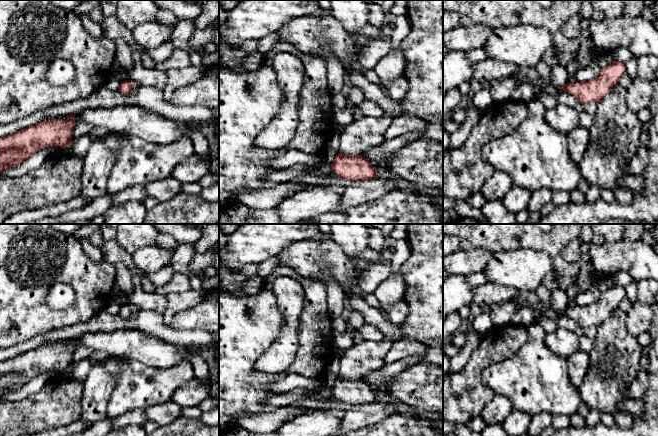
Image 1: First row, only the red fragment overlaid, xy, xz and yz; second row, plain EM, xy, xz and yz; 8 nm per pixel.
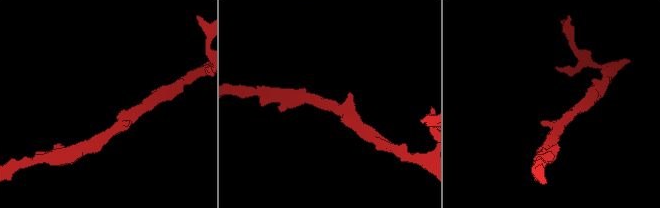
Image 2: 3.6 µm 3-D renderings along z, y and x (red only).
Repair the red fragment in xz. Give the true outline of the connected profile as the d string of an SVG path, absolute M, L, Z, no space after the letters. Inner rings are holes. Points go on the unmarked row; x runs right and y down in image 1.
M338 377L331 388L331 394L339 401L351 406L370 404L377 400L371 387L360 379L344 379Z

